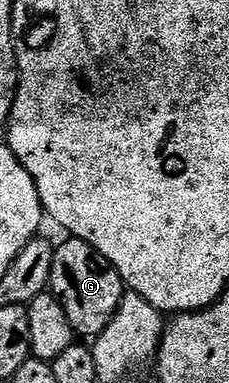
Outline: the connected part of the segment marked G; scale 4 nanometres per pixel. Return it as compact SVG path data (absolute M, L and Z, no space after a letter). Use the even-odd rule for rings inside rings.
M66 238L54 249L49 291L60 302L75 337L96 338L112 322L124 295L120 274L91 244L83 240Z

